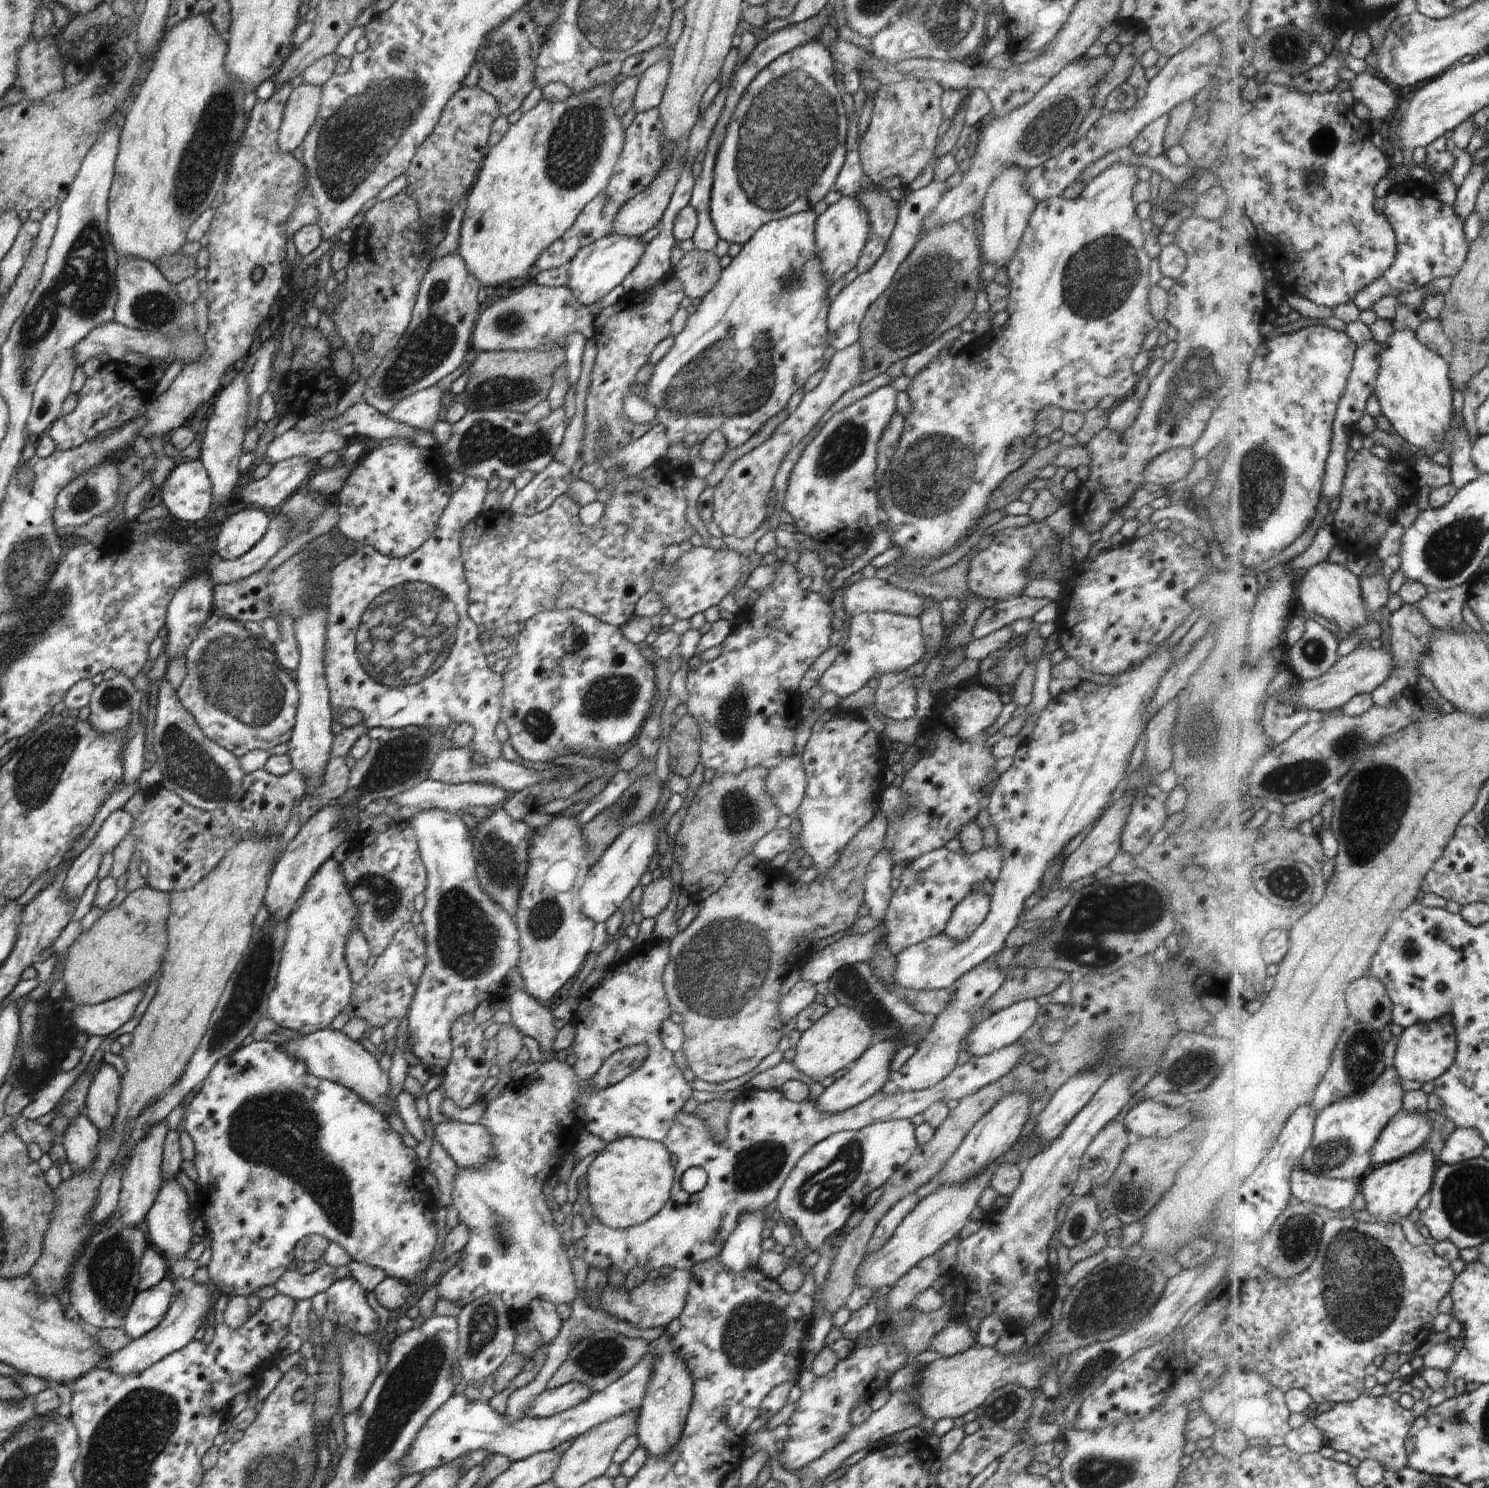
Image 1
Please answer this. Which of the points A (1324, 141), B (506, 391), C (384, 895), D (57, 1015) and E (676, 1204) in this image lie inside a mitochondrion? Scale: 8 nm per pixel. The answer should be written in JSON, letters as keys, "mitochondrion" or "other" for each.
{"A":"mitochondrion","B":"mitochondrion","C":"mitochondrion","D":"other","E":"other"}

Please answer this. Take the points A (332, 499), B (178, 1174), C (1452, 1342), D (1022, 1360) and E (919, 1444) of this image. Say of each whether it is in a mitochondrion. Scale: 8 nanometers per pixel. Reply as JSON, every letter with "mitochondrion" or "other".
{"A":"other","B":"other","C":"other","D":"other","E":"other"}

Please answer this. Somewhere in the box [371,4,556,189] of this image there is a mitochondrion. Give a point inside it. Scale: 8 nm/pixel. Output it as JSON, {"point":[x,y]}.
{"point":[500,56]}

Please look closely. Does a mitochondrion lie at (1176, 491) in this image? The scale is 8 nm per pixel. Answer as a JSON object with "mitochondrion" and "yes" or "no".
{"mitochondrion":"no"}

